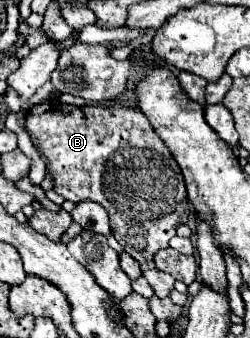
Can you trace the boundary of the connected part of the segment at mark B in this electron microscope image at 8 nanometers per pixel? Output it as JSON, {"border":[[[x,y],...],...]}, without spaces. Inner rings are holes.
{"border":[[[45,100],[25,114],[25,126],[29,136],[41,150],[43,158],[47,160],[47,174],[53,178],[55,184],[53,190],[63,198],[73,200],[75,204],[87,200],[101,204],[109,214],[111,232],[117,242],[125,248],[127,254],[131,254],[139,262],[141,274],[155,290],[155,296],[167,298],[173,290],[175,280],[153,266],[153,254],[169,244],[179,224],[187,222],[189,200],[177,162],[173,160],[161,138],[153,134],[147,118],[137,108],[125,106],[121,102],[115,102],[113,106],[87,104],[83,108],[75,108],[61,104],[59,100]]]}

